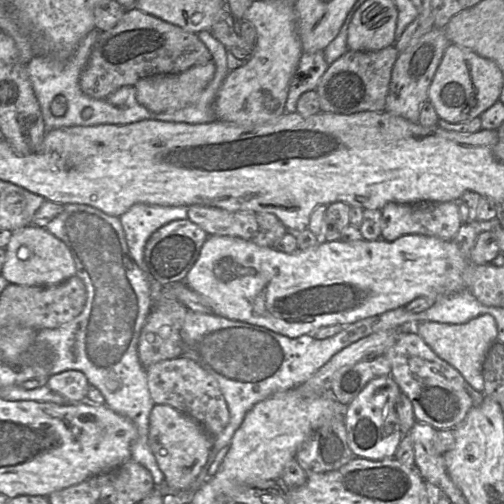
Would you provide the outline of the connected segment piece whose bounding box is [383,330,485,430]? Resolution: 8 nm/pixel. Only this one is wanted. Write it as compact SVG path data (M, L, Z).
M414 331L402 332L383 355L390 362L391 376L401 393L410 399L416 421L429 424L436 430L455 428L472 408L485 399L483 392L472 388L453 366L439 358Z

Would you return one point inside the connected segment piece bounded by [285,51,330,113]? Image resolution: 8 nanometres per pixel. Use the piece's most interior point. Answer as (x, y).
(312, 66)

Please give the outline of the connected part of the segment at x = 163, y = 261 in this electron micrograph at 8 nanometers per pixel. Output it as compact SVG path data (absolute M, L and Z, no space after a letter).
M188 219L171 221L156 230L144 249L144 261L151 276L163 285L185 281L197 261L208 234Z

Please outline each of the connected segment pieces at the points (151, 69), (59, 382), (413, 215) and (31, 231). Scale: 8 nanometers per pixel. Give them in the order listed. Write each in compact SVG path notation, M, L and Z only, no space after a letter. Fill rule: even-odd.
M131 8L115 27L99 34L79 83L86 95L102 99L123 86L135 86L142 78L178 74L210 61L211 53L197 34Z
M67 370L48 377L47 385L74 404L86 401L90 383L81 371Z
M419 201L413 203L389 202L381 211L381 238L387 241L394 241L407 234L434 236L445 241L451 241L456 236L463 223L460 218L457 201Z
M34 224L13 231L6 248L2 276L11 284L22 286L58 285L77 274L77 267L68 246L46 228Z

